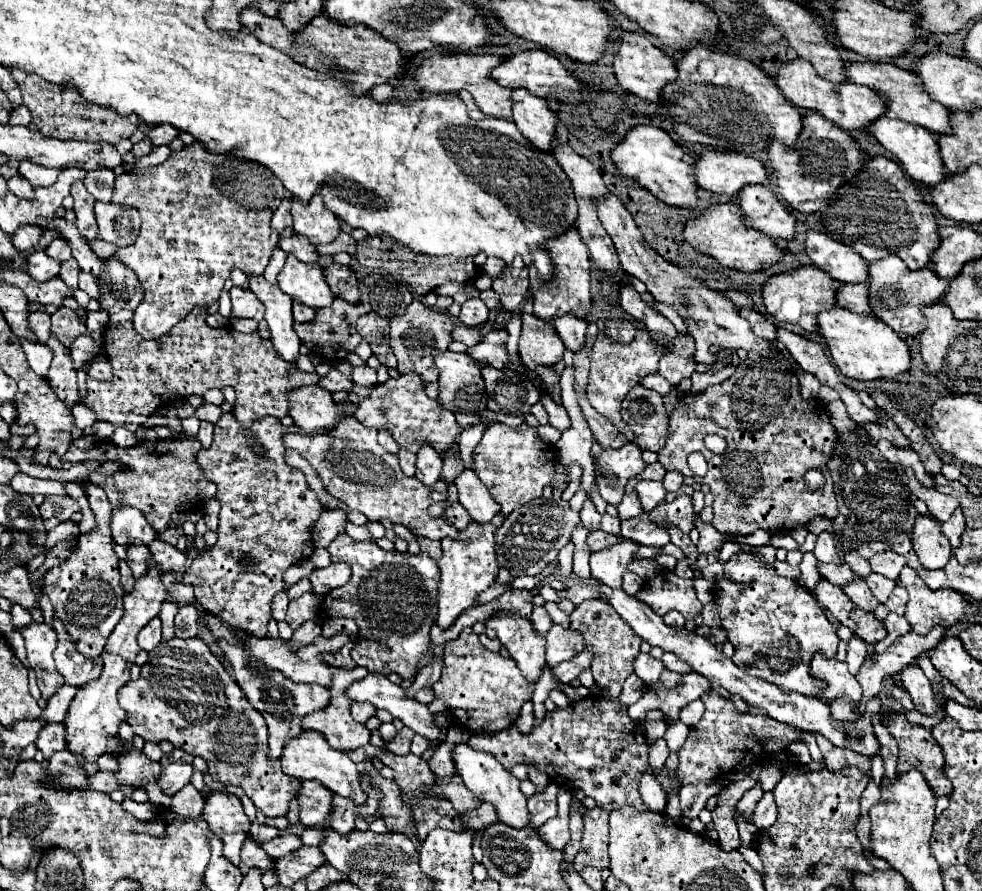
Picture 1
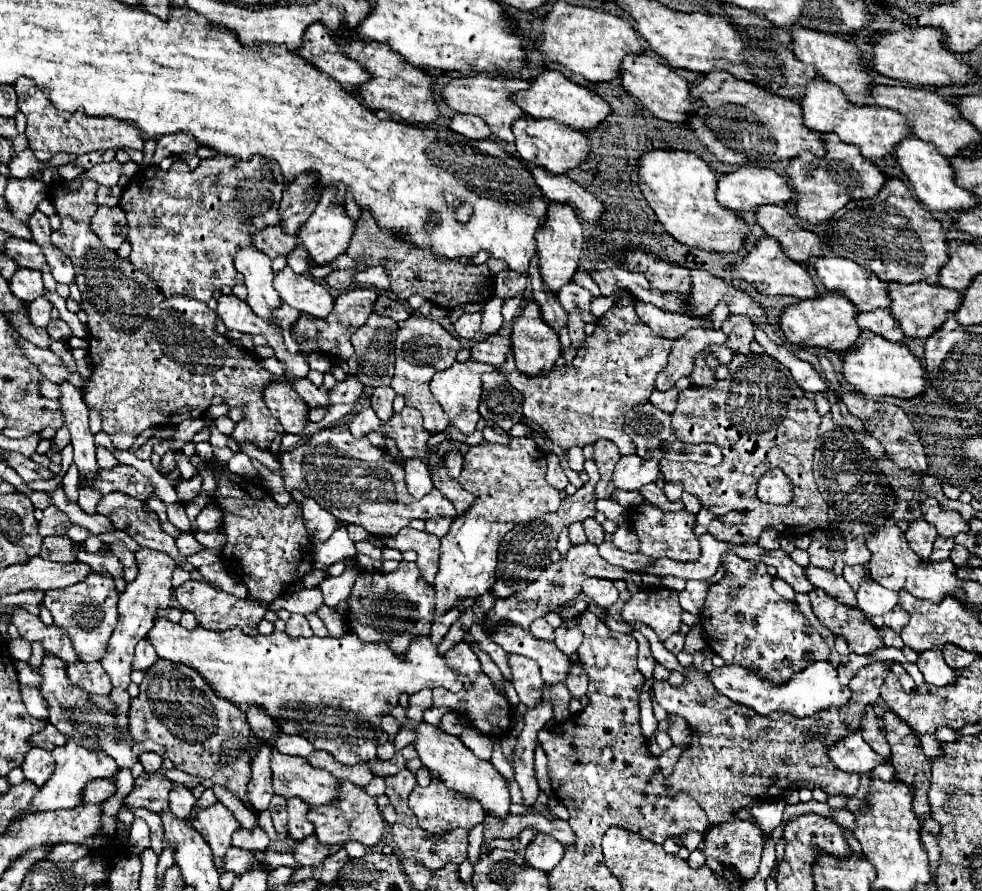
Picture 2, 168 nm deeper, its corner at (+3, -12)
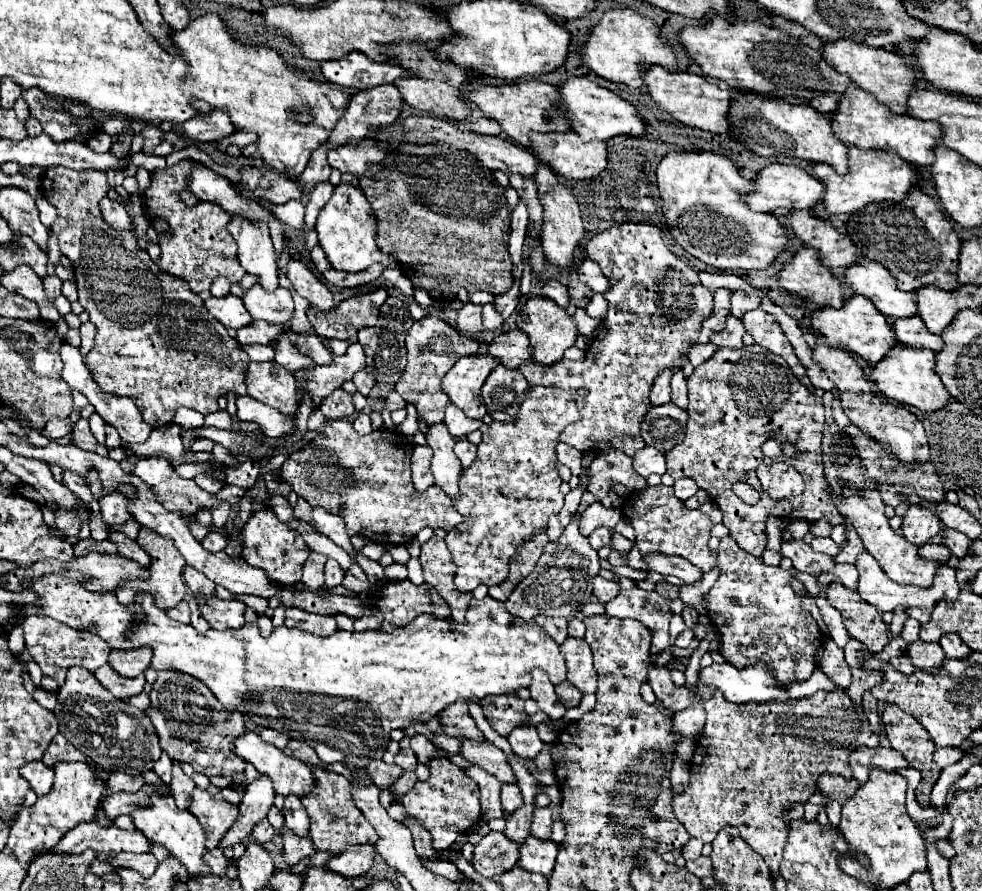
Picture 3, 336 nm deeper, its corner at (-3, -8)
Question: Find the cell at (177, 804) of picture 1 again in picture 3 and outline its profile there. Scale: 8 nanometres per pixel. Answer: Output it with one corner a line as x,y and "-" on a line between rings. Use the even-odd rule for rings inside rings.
174,762
172,782
170,782
170,794
174,796
178,808
188,808
188,806
190,806
190,794
192,794
194,788
196,788
196,786
194,786
192,778
188,778
188,776
182,772
180,764

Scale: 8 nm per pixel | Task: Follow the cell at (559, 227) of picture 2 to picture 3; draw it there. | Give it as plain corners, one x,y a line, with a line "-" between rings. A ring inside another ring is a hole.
540,162
536,170
536,184
538,184
538,198
542,204
542,250
544,256
550,264
558,266
560,270
568,268
574,264
574,252
584,238
584,228
582,228
582,216
580,216
580,206
572,192
562,184
562,180
552,172
552,168
544,162

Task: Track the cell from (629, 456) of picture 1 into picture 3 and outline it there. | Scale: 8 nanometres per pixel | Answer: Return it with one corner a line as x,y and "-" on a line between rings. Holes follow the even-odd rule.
642,448
634,454
634,470
648,478
650,474
666,474
666,460
664,460
664,454
658,452
656,448

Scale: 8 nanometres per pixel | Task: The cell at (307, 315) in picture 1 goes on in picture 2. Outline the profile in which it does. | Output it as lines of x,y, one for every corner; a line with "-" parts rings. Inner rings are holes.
282,304
276,312
274,312
274,316
276,316
276,320
280,322
280,326
284,328
284,330
292,330
292,326
298,322
298,318
300,318
300,312
296,312
294,308
290,308
288,304

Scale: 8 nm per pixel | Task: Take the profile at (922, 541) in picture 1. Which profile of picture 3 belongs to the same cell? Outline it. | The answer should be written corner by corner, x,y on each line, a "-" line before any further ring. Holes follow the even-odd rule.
920,504
908,506
908,512
904,514
904,520
902,520
902,536
910,544
914,546
926,544
926,540
934,538
940,532
940,528
942,528
942,522
934,512
930,512

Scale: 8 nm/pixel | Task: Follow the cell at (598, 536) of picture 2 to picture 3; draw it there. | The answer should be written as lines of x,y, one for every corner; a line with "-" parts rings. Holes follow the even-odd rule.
598,528
598,530
594,530
590,536
588,536
588,542
590,542
590,546
594,548
594,550
600,550
602,546
608,546
608,542
610,542
610,530
608,528

